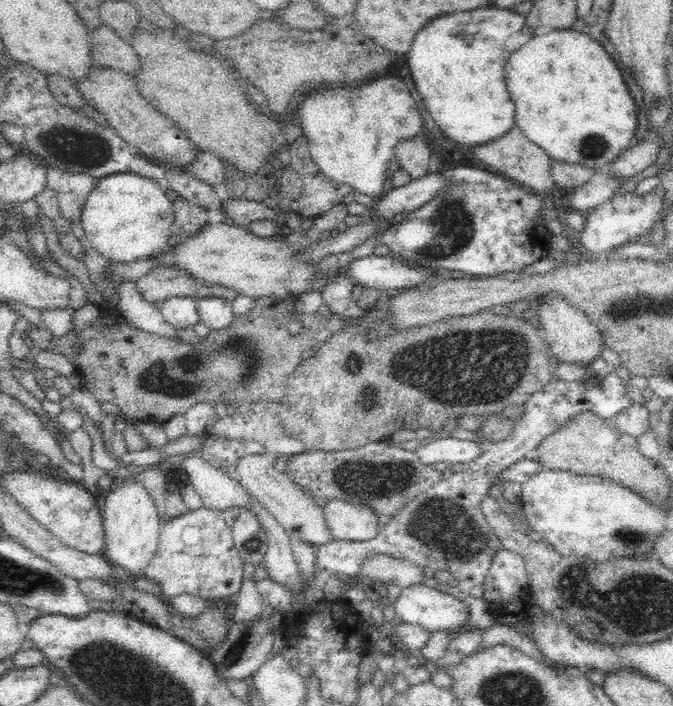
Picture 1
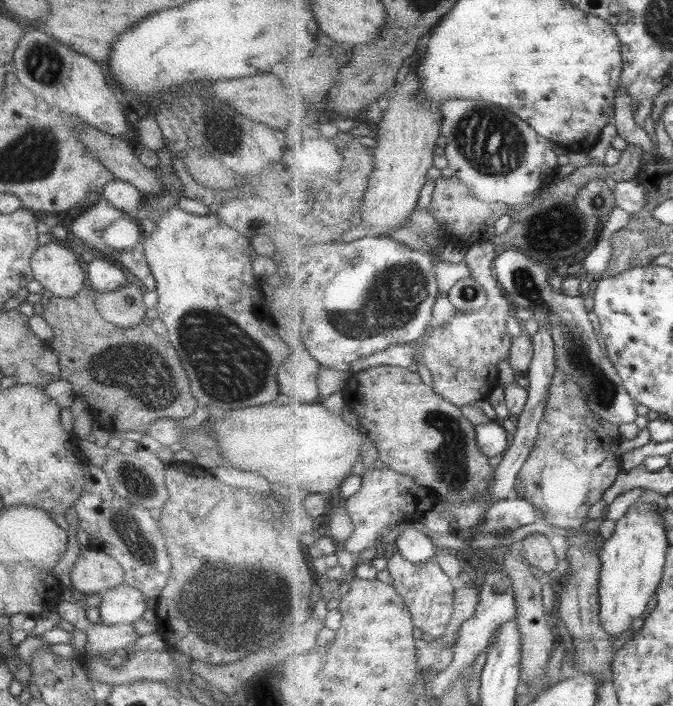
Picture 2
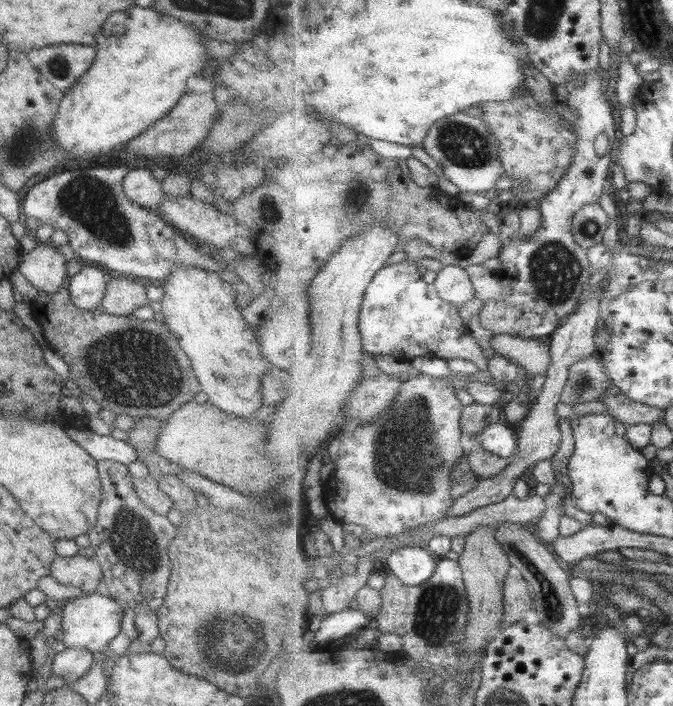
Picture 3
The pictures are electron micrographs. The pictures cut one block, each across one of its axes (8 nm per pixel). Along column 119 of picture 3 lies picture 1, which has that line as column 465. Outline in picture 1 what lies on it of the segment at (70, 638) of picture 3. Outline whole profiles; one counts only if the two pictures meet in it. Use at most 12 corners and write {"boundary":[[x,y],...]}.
{"boundary":[[427,586],[404,587],[391,604],[401,621],[472,630],[468,603]]}

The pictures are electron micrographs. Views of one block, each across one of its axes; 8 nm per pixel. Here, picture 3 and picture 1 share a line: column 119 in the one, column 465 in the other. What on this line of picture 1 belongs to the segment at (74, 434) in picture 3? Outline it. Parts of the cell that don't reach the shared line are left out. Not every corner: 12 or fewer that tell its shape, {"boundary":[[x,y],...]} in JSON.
{"boundary":[[447,434],[415,450],[426,465],[464,464],[483,452],[483,445]]}

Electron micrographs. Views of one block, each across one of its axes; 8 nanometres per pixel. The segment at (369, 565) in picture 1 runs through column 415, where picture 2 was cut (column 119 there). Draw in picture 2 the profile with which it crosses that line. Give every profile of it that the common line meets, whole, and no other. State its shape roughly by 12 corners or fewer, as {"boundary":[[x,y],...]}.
{"boundary":[[81,548],[70,572],[77,596],[123,583],[108,554]]}

